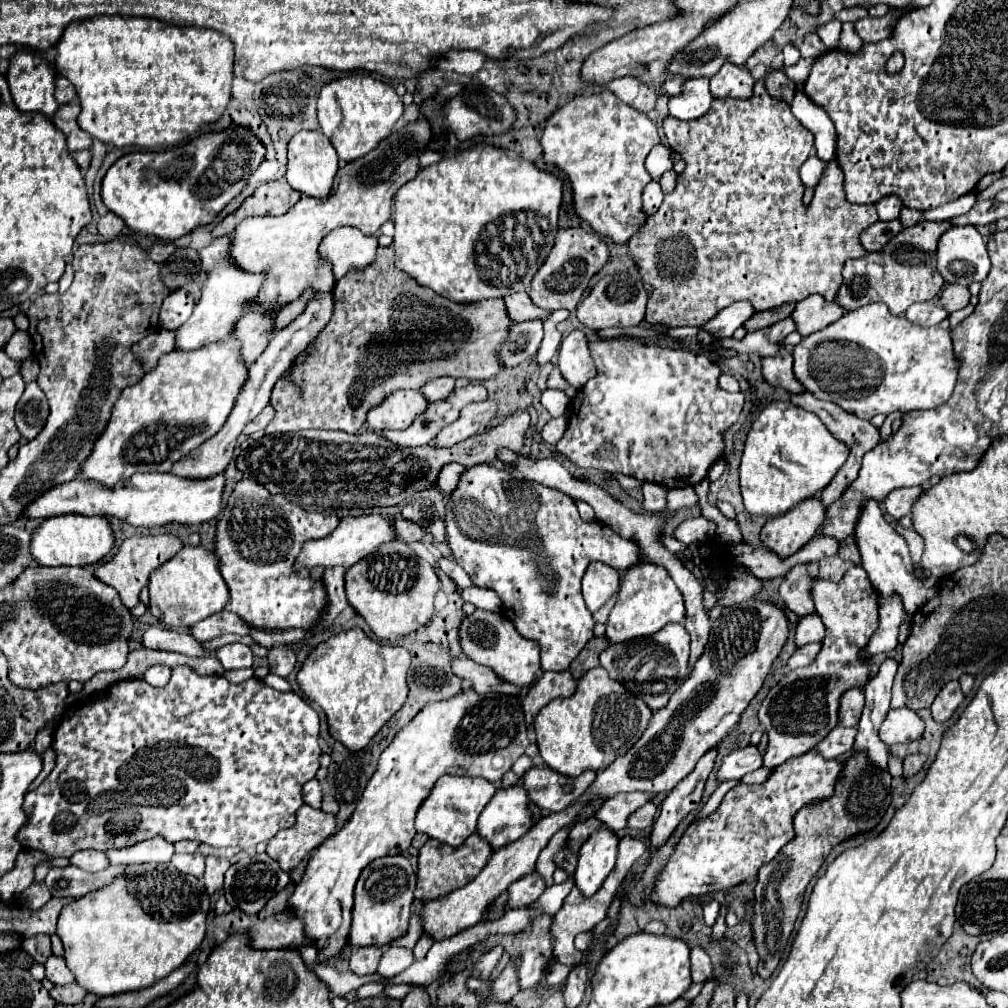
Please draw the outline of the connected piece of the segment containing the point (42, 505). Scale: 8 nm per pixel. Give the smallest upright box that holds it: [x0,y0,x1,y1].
[21,474,225,526]

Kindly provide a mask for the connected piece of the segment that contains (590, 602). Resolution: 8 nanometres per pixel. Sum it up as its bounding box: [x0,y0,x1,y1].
[583,562,621,612]

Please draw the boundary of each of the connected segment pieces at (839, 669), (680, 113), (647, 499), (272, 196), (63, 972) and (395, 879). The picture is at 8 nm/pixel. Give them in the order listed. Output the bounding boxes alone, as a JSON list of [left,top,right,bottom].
[[757,566,879,768],[669,78,711,120],[642,482,666,512],[213,180,301,236],[45,954,75,984],[349,856,415,948]]

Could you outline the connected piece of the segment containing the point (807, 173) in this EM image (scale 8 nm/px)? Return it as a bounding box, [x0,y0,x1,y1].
[801,156,829,188]

